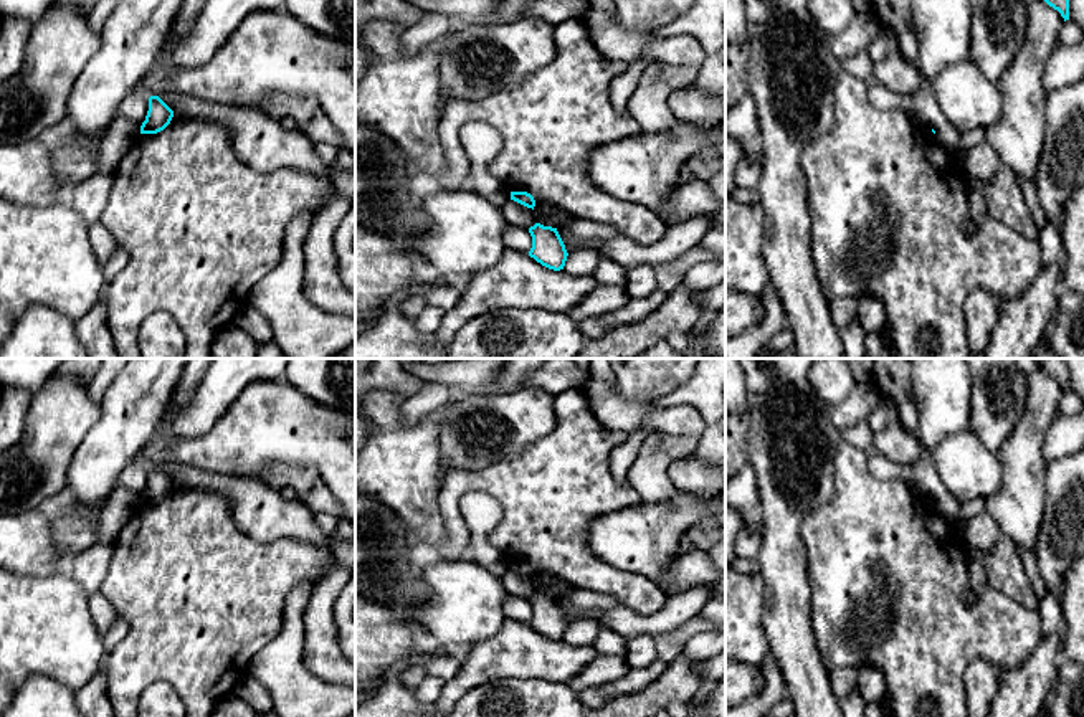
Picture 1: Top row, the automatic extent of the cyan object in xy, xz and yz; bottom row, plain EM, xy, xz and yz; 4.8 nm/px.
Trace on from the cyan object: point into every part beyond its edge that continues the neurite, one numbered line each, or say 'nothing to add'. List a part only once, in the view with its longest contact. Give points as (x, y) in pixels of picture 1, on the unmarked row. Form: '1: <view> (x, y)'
nothing to add

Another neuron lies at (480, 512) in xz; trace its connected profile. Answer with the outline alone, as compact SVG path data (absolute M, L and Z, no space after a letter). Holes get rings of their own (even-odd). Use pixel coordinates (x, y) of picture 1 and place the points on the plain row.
M469 492L459 502L459 510L469 534L468 558L501 578L511 568L511 560L487 540L491 529L501 519L499 502L487 494Z

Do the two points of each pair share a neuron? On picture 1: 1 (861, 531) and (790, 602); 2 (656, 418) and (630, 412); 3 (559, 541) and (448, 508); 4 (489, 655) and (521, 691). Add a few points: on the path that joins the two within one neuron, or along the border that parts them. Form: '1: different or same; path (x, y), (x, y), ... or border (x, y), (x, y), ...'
1: different; border (803, 546), (812, 622)
2: same; path (650, 417), (637, 417)
3: same; path (532, 511), (504, 483), (473, 483)
4: different; border (547, 679), (496, 678), (473, 689)

